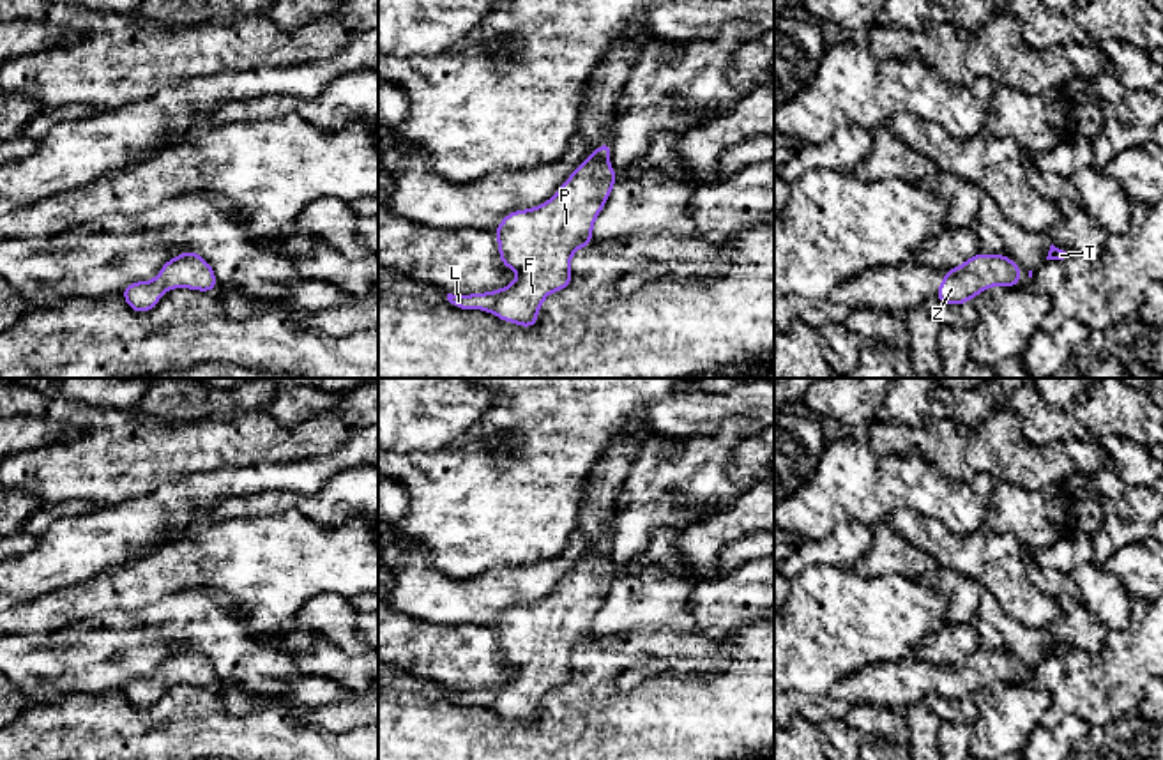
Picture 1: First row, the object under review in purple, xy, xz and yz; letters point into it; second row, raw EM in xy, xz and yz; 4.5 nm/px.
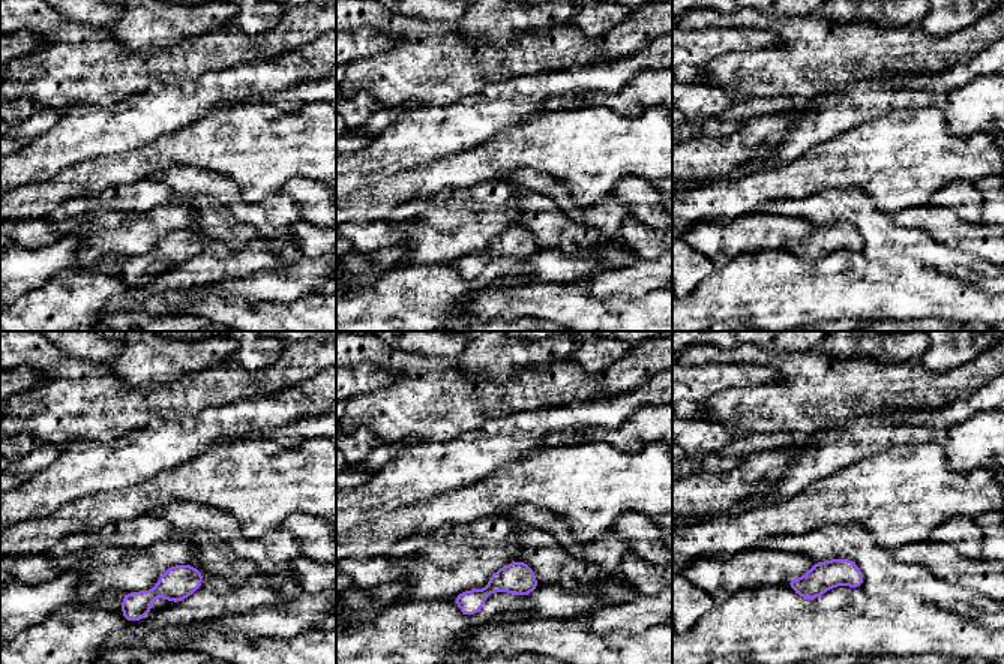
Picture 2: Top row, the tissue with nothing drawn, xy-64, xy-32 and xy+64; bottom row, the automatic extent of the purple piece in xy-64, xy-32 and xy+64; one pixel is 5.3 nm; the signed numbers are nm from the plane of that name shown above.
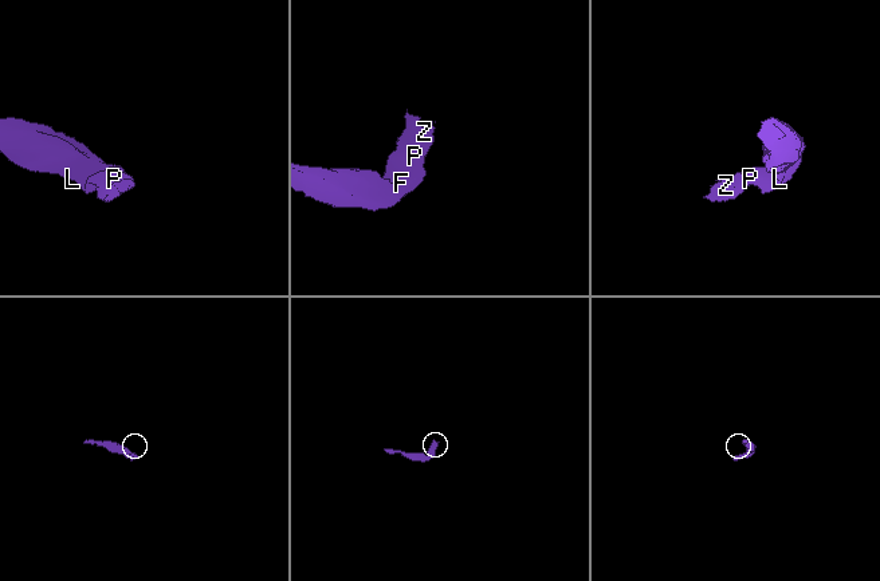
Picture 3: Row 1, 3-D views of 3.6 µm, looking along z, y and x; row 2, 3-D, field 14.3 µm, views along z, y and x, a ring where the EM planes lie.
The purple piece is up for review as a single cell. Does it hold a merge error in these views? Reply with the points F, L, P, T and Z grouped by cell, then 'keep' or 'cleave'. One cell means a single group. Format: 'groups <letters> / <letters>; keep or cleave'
groups F L P T Z; keep

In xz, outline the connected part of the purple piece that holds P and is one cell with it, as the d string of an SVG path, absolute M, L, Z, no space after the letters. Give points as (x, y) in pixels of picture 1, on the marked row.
M610 141L596 147L550 200L532 209L509 212L498 223L495 237L500 263L518 274L511 285L484 293L447 293L447 300L458 309L481 309L520 327L536 327L544 299L571 285L573 255L594 240L594 221L619 180L613 166L608 163L610 154Z

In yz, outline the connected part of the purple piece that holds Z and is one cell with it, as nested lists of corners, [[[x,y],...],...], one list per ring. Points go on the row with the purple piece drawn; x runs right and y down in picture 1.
[[[977,253],[956,269],[944,272],[946,277],[940,281],[935,299],[953,306],[965,304],[995,285],[1018,286],[1022,279],[1020,265],[1006,255]]]

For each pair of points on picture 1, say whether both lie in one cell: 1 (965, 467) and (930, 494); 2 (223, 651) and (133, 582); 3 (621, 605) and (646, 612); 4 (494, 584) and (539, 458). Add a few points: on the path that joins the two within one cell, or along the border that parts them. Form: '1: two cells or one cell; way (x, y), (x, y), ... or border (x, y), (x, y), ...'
1: two cells; border (919, 455), (948, 478), (994, 478)
2: two cells; border (195, 589), (168, 594), (133, 610), (119, 610)
3: one cell; way (626, 605), (640, 607)
4: two cells; border (539, 561), (458, 578)

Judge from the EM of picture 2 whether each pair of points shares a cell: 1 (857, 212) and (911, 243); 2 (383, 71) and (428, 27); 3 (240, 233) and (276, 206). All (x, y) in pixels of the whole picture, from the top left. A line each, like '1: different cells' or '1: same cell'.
1: same cell
2: same cell
3: different cells

